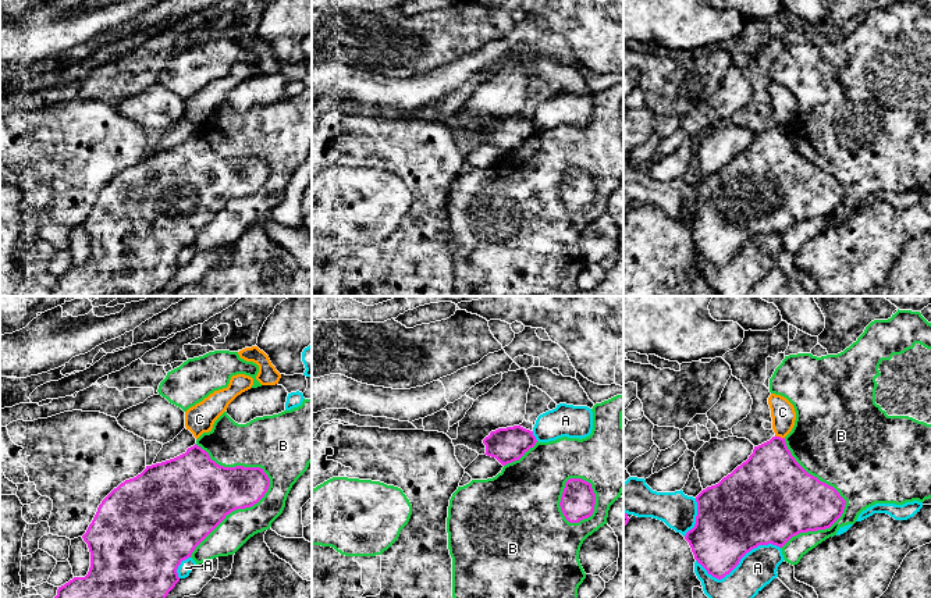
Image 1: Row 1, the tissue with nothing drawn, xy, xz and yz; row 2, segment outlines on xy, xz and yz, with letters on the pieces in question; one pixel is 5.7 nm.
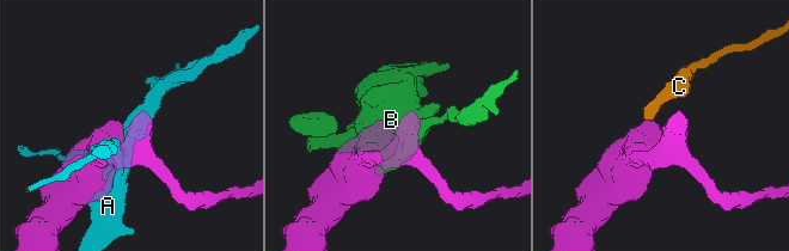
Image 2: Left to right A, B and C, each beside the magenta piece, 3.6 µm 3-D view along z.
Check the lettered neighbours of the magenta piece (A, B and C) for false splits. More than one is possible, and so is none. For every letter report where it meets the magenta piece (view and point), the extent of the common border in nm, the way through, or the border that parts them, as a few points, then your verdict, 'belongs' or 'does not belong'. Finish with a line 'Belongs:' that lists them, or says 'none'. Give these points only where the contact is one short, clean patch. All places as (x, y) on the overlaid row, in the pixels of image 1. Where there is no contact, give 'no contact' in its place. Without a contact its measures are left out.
A: yz (738, 563) | 500 nm | does not belong
B: xy (238, 508) | 650 nm | does not belong
C: yz (780, 437) | 60 nm | along yz (775, 434), (784, 438) | does not belong
Belongs: none

